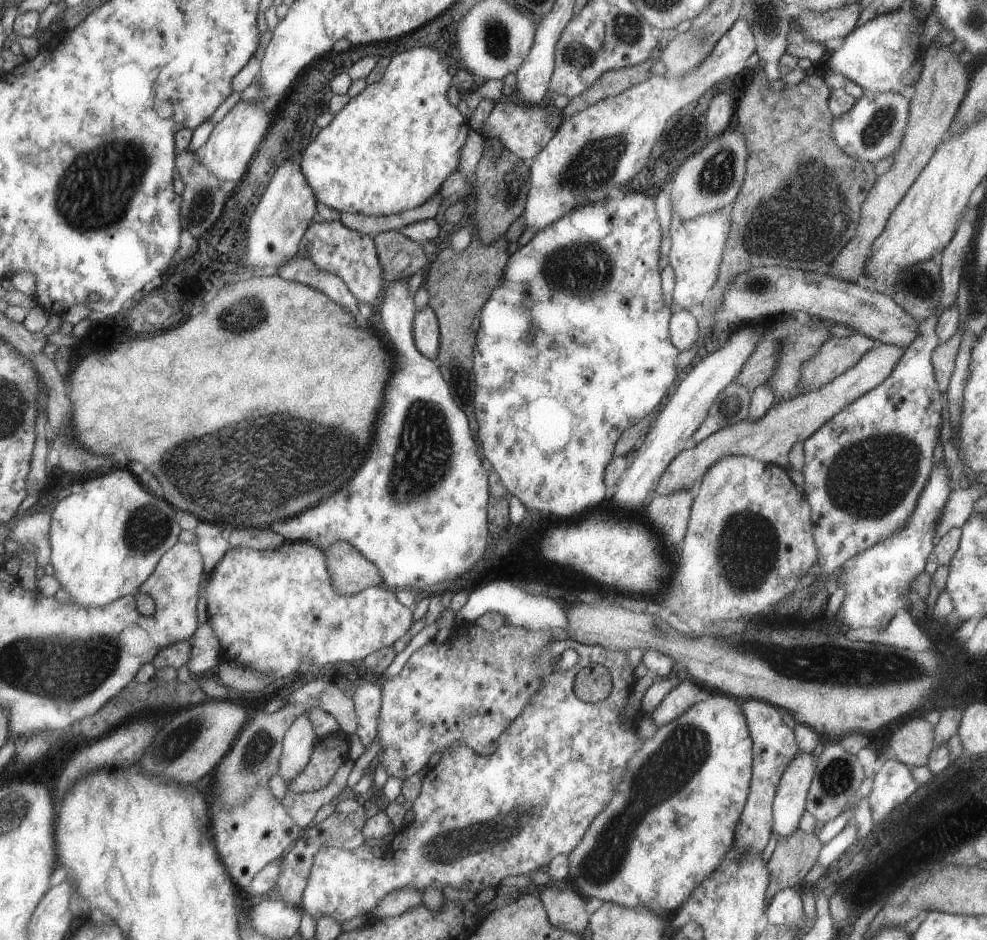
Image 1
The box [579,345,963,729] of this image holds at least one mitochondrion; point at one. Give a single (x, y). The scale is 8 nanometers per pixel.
(868, 478)

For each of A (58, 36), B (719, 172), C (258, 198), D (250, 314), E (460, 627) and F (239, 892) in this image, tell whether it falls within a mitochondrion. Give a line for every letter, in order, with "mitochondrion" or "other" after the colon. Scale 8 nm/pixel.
A: other
B: mitochondrion
C: other
D: mitochondrion
E: other
F: other

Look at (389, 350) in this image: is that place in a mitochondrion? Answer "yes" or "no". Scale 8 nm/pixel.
no

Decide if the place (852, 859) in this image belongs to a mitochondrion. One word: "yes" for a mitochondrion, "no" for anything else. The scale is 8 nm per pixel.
no

